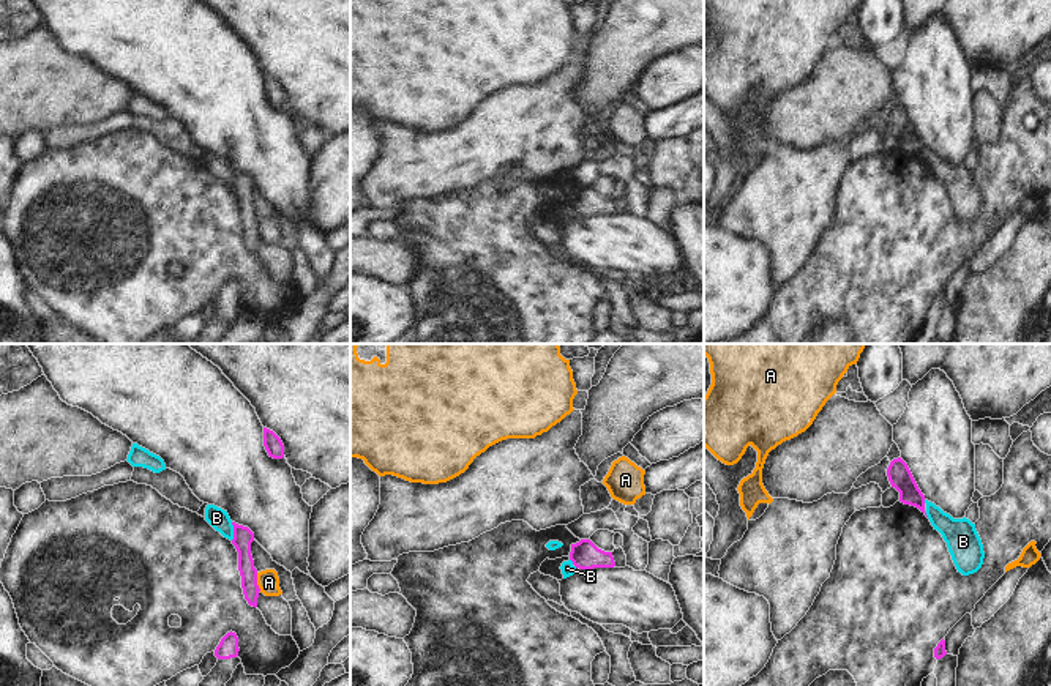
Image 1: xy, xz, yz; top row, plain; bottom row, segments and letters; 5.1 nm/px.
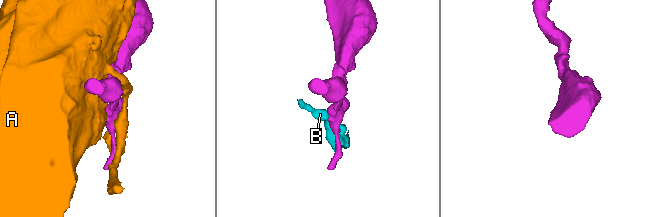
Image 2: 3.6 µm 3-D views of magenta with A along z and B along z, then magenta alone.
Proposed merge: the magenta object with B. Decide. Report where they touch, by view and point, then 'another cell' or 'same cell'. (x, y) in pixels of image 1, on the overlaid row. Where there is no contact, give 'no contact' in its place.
contact xy (234, 532); another cell

